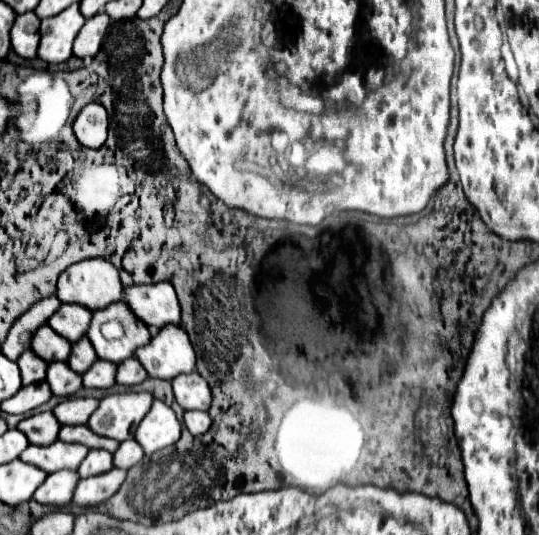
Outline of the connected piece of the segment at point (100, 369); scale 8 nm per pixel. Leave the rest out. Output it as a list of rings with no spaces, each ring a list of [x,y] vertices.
[[[97,360],[85,374],[83,374],[83,386],[87,388],[109,388],[115,384],[117,364],[109,360]]]

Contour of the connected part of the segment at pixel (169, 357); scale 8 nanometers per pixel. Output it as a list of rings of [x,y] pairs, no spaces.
[[[177,324],[161,328],[149,344],[137,348],[135,358],[145,366],[151,378],[161,380],[173,380],[179,374],[189,374],[195,370],[197,362],[187,332]]]

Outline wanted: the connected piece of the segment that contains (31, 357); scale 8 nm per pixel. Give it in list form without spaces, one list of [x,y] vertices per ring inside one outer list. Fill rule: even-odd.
[[[25,350],[25,352],[19,356],[17,364],[19,364],[19,368],[21,368],[23,384],[33,384],[33,382],[45,380],[45,368],[47,368],[47,362],[45,362],[43,358],[39,358],[35,352]]]

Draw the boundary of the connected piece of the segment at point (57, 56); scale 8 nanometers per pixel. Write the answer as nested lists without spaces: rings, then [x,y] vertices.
[[[71,4],[65,12],[41,20],[39,58],[53,64],[67,62],[73,56],[73,40],[83,24],[85,18],[79,10],[79,4]]]

